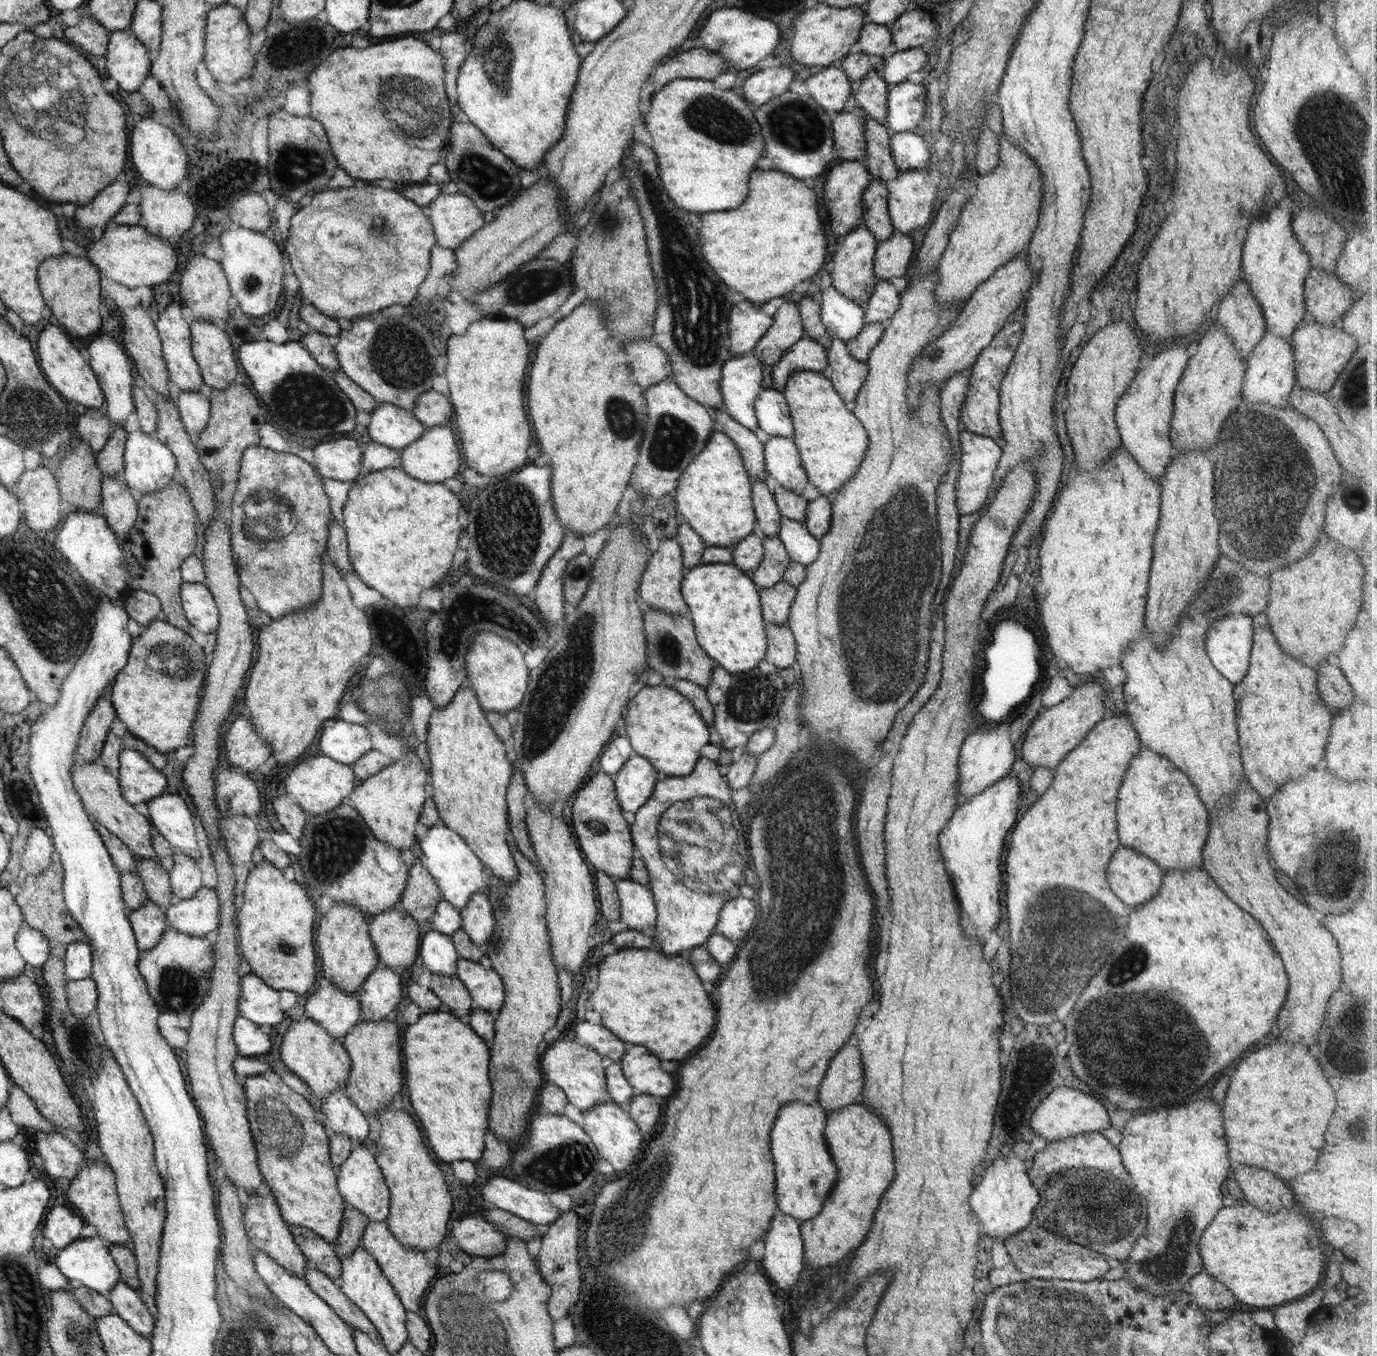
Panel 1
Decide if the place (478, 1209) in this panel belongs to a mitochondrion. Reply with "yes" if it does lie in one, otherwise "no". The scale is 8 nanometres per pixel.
no

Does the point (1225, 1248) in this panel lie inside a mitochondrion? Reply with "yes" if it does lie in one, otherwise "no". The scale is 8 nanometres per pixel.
no

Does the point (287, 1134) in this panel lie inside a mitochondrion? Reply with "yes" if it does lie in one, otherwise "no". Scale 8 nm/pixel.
yes

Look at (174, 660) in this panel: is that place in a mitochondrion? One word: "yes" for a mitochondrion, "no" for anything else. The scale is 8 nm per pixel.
yes

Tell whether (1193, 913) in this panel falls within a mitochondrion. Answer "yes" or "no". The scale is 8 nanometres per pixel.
no

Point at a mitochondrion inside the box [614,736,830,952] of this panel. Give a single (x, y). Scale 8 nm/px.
(699, 837)

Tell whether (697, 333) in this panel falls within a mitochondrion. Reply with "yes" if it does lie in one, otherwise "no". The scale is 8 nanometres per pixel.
yes

